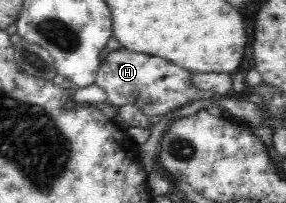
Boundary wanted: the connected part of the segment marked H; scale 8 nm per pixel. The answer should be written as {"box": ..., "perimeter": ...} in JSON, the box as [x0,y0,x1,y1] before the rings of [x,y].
{"box":[96,46,215,116],"perimeter":[[[120,46],[117,51],[111,51],[100,64],[96,84],[106,91],[106,103],[111,103],[116,108],[131,103],[142,108],[145,115],[163,116],[169,111],[182,108],[187,103],[215,97],[211,90],[193,87],[192,74],[189,70],[175,66],[165,59],[129,51]]]}

